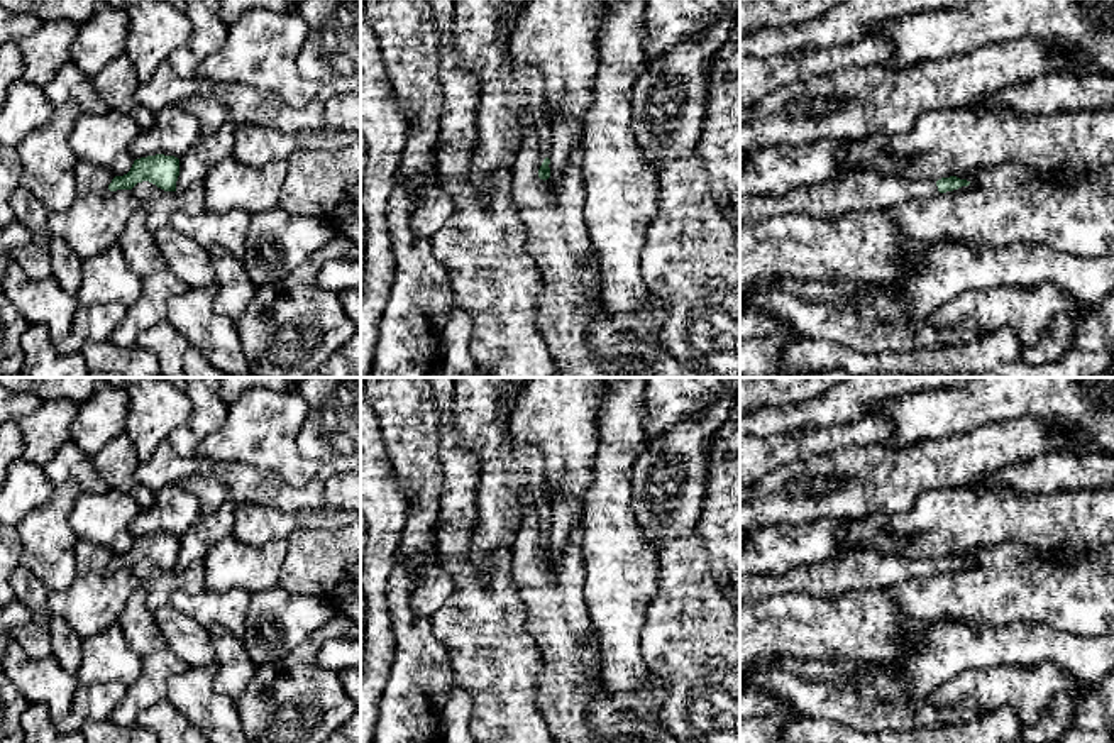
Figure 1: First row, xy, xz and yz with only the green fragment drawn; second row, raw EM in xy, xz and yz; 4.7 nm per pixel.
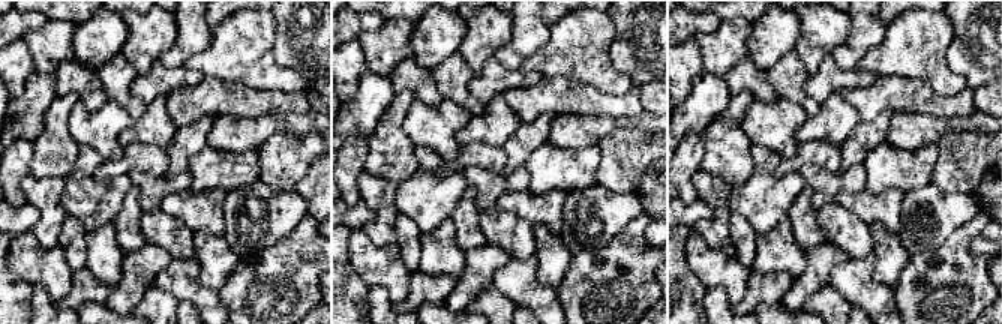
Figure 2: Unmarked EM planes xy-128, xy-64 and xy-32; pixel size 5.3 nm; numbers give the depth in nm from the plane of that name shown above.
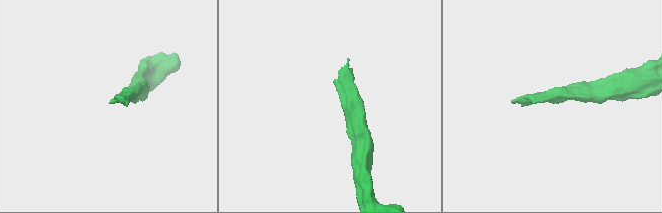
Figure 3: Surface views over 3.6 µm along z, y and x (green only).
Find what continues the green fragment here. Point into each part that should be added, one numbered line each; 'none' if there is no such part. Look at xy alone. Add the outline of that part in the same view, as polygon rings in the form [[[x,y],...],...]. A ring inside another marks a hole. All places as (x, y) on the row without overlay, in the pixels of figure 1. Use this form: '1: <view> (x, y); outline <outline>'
none

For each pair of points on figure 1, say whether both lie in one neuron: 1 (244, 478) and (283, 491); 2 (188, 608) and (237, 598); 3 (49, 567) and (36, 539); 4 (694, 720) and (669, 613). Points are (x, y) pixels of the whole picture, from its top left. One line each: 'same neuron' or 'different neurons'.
1: same neuron
2: same neuron
3: same neuron
4: same neuron

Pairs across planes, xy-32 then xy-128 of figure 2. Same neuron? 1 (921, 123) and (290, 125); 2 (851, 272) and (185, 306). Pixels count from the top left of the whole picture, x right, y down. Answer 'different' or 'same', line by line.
1: same
2: different

